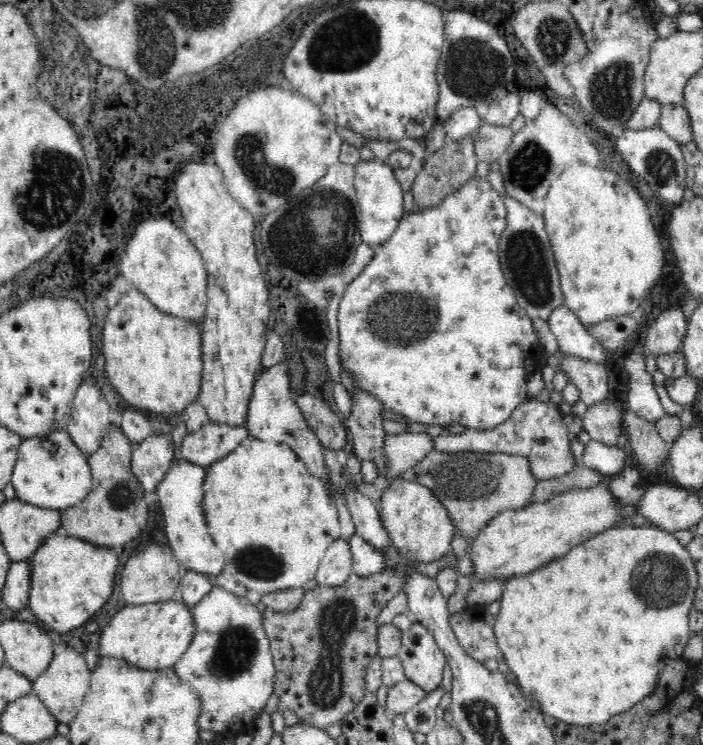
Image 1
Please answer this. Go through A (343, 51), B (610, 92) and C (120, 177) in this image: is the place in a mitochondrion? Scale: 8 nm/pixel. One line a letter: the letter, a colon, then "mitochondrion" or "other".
A: mitochondrion
B: mitochondrion
C: other

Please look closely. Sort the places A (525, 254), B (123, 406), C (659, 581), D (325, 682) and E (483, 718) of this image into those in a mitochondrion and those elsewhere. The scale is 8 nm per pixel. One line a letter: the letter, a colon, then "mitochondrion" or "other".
A: mitochondrion
B: other
C: mitochondrion
D: mitochondrion
E: mitochondrion

